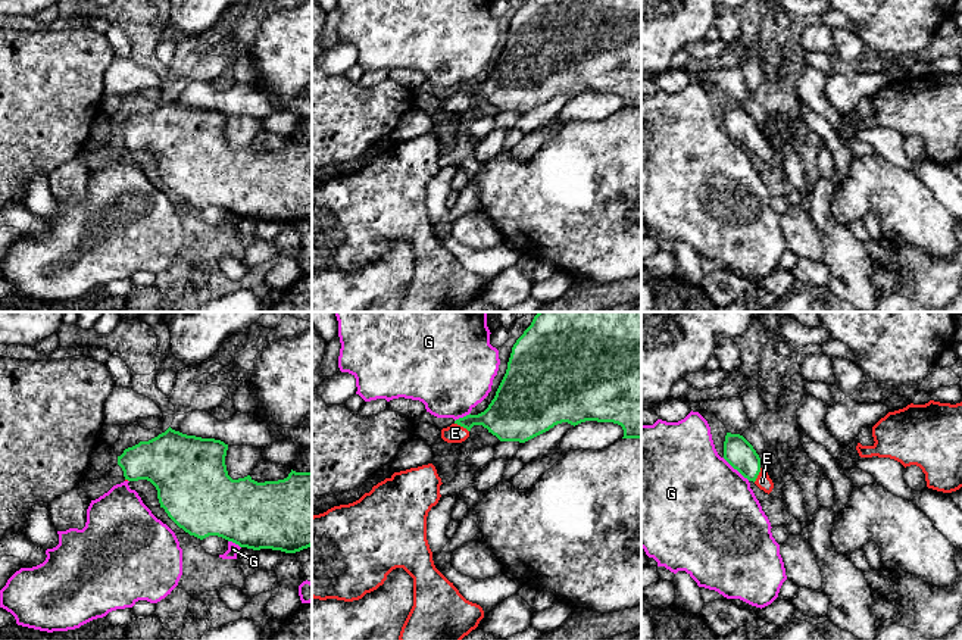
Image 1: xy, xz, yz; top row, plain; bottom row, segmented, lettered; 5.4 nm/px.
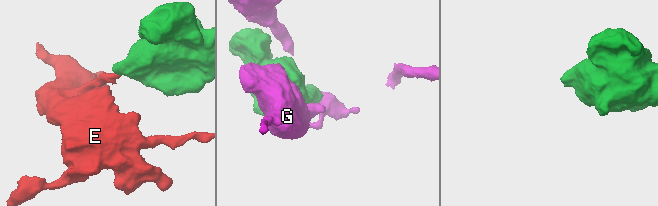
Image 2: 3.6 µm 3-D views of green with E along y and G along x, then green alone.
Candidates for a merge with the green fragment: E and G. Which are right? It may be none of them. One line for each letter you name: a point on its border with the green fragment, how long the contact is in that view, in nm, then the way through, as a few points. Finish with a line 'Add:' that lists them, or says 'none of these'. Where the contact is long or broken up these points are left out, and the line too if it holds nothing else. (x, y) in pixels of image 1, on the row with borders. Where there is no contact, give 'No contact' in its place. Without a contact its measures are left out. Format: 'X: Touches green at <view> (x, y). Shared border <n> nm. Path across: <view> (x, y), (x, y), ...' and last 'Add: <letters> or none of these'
E: Touches green at xz (462, 425). Shared border 90 nm. Path across: xz (506, 417), (471, 420), (462, 425), (455, 433)
Add: E

